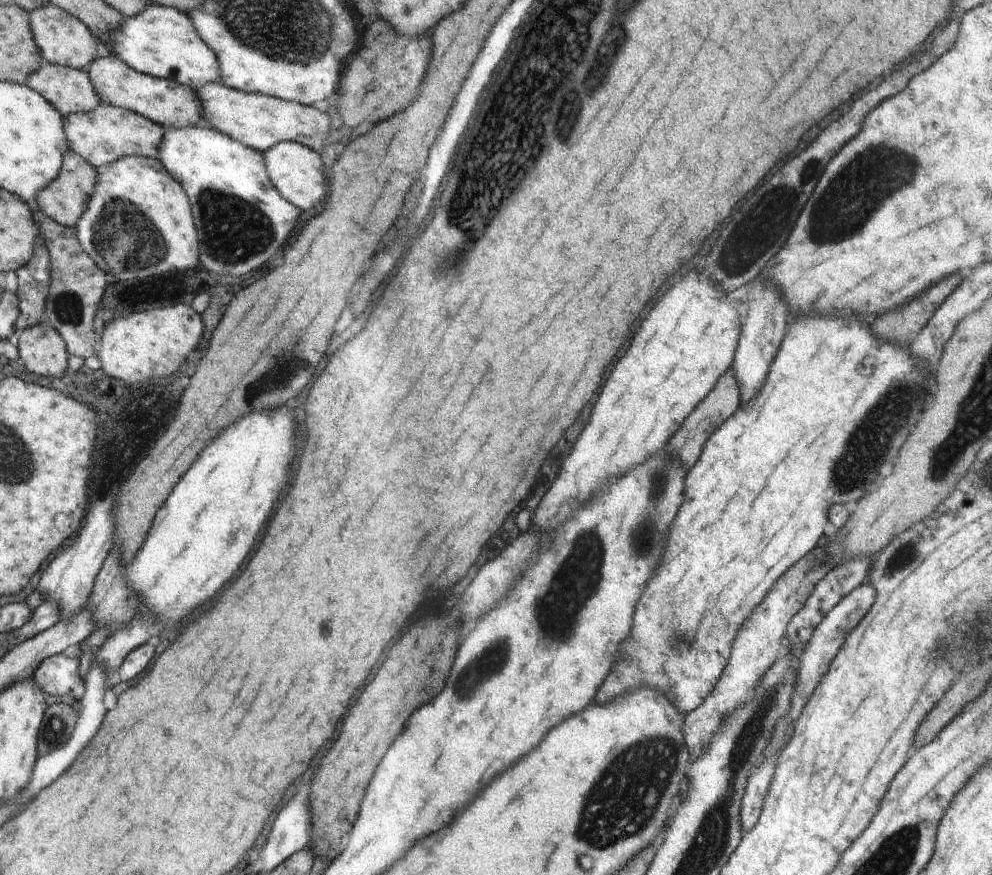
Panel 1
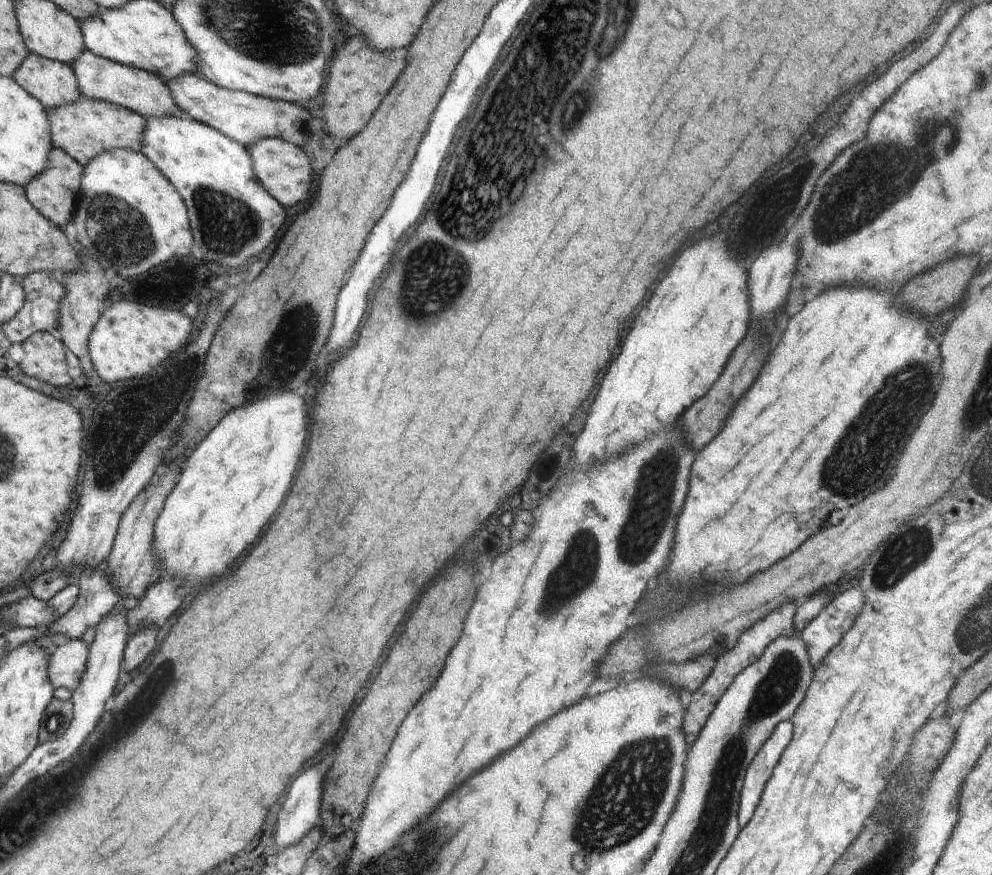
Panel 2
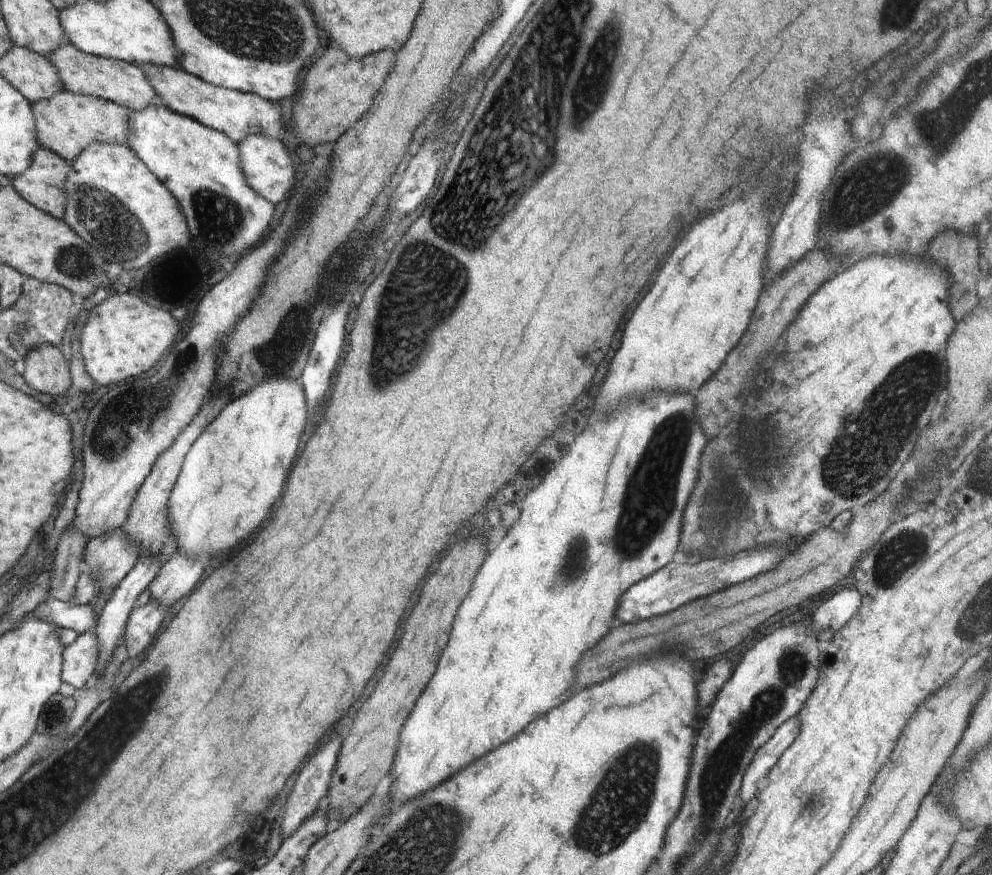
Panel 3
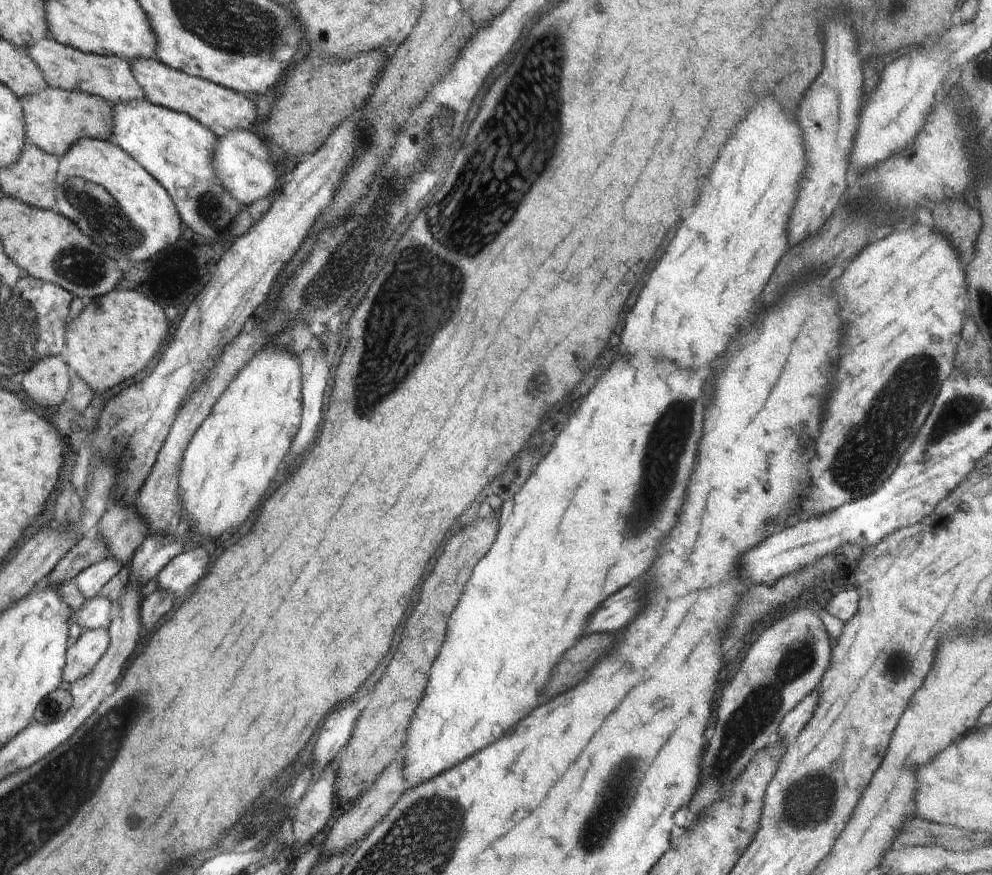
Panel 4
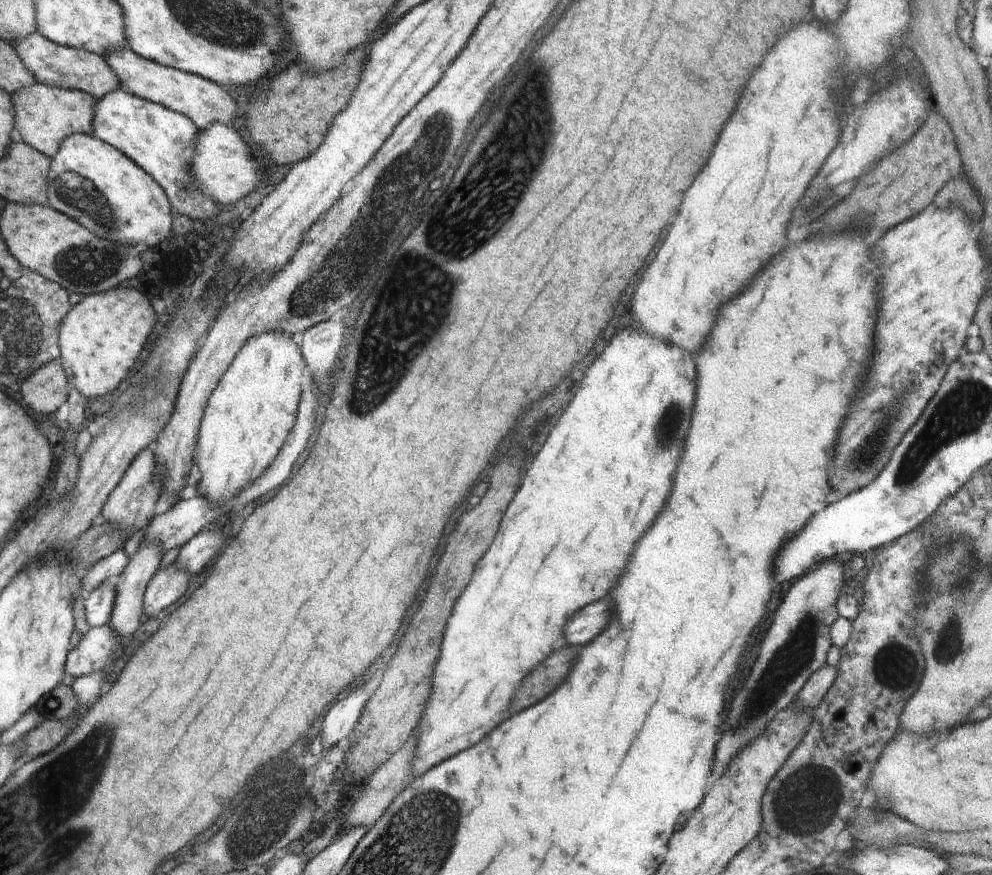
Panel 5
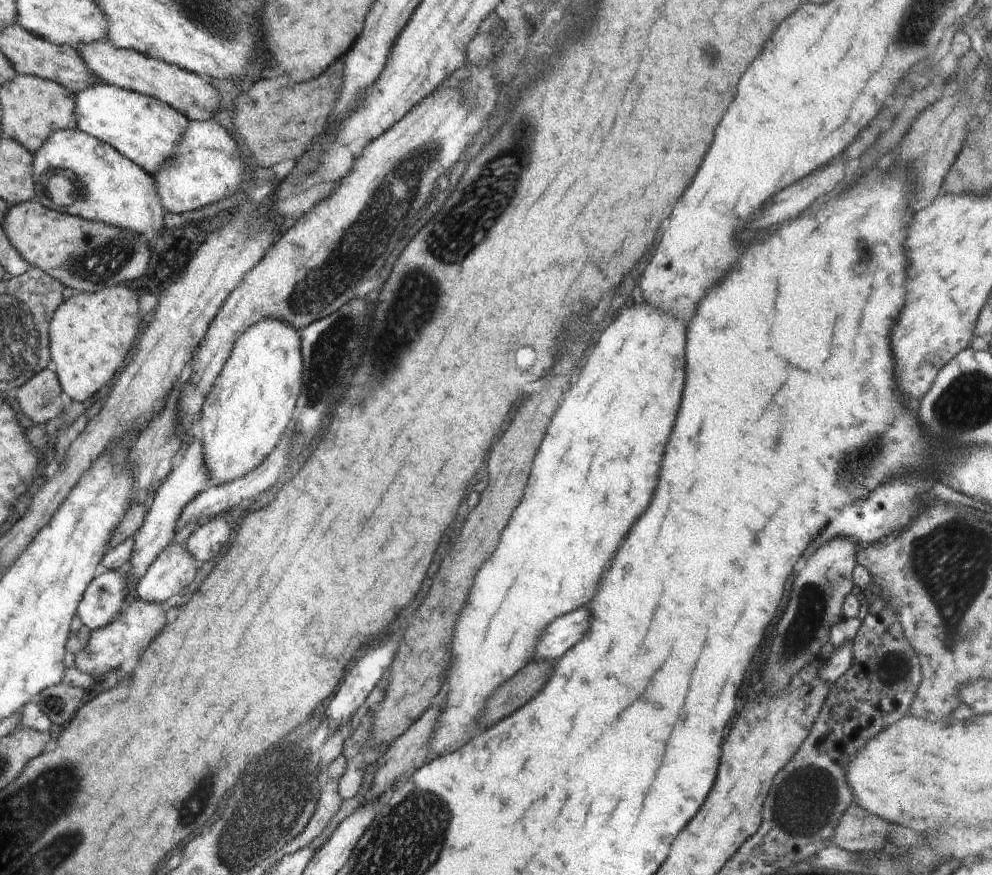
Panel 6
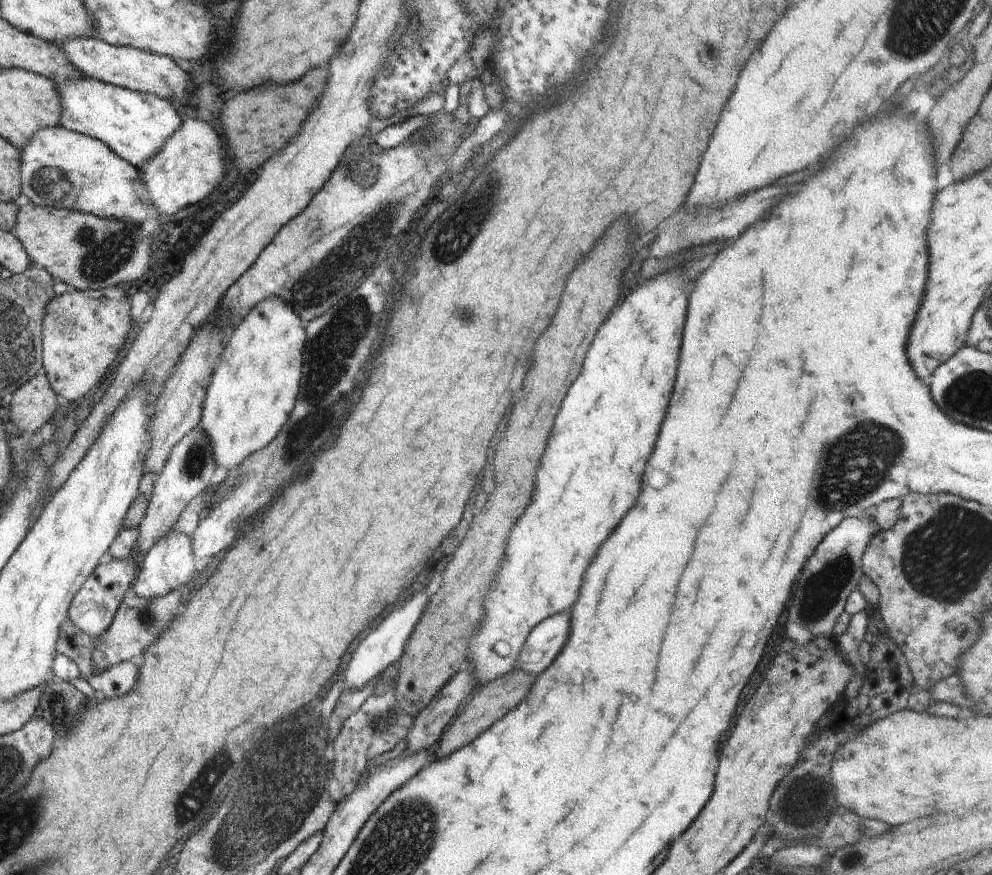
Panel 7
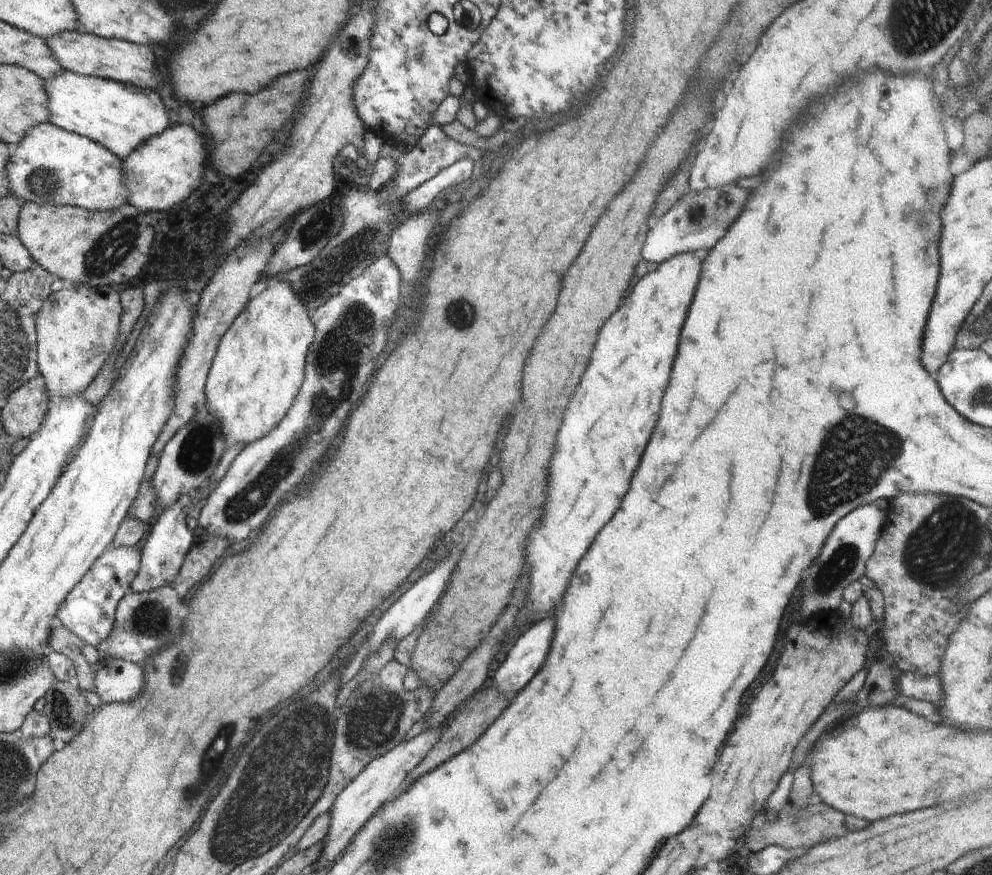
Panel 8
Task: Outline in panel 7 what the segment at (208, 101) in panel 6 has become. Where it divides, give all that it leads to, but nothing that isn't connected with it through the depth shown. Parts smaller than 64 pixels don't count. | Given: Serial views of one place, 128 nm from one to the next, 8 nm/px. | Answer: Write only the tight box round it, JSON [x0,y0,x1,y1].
[61,36,190,102]

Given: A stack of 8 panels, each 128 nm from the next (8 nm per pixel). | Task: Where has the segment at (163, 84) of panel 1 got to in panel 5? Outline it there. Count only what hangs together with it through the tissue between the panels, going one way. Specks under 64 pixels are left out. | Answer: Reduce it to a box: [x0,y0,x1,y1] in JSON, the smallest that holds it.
[12,33,120,101]

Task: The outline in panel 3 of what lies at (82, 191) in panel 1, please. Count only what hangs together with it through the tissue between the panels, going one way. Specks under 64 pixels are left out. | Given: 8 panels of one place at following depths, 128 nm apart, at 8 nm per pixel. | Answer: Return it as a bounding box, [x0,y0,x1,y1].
[9,146,71,220]

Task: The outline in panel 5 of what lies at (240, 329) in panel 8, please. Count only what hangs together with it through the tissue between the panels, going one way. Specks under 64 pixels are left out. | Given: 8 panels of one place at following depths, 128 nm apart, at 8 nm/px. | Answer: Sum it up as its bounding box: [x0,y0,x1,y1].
[193,331,306,505]

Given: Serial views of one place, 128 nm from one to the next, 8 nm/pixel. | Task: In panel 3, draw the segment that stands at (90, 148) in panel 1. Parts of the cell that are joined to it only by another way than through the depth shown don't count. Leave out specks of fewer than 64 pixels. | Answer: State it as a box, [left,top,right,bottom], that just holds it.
[31,90,132,162]

